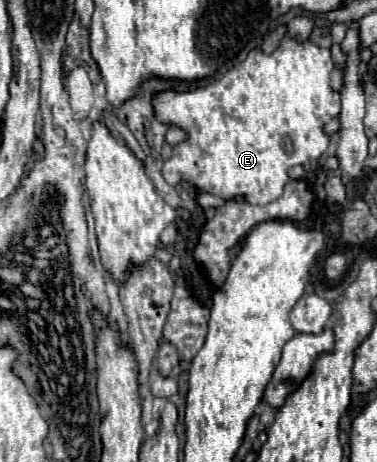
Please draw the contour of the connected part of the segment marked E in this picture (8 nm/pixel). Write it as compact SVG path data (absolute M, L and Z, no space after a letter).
M285 36L273 54L251 50L247 60L207 88L157 94L155 116L189 132L189 138L173 146L171 158L163 162L167 184L185 180L223 200L237 196L251 204L277 200L289 180L287 170L295 164L313 170L329 146L323 126L341 110L339 94L329 84L331 70L333 60L327 48Z

